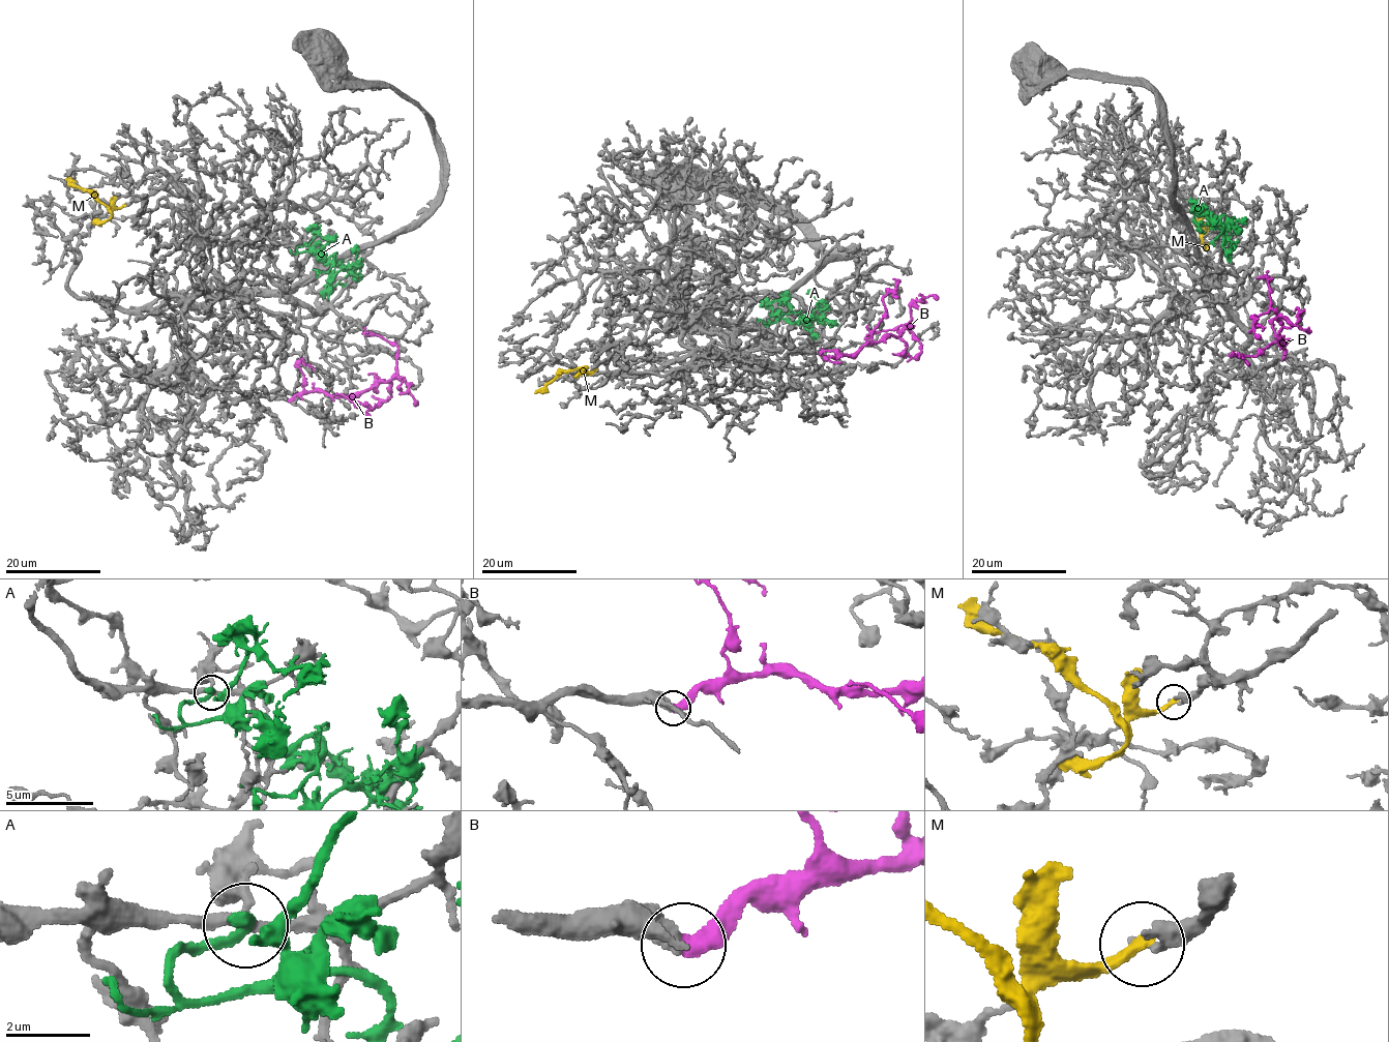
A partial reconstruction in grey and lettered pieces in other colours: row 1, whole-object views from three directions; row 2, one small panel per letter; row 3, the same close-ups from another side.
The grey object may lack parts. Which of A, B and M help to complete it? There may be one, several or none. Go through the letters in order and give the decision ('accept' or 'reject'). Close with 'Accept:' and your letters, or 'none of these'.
A: reject
B: accept
M: reject
Accept: B

